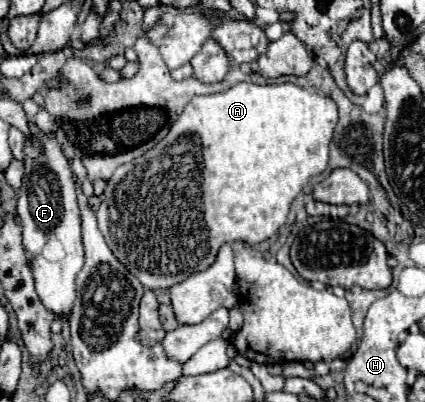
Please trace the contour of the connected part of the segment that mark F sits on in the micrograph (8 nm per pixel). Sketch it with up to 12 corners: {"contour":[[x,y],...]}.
{"contour":[[24,145],[22,243],[42,305],[68,315],[84,265],[74,173]]}

